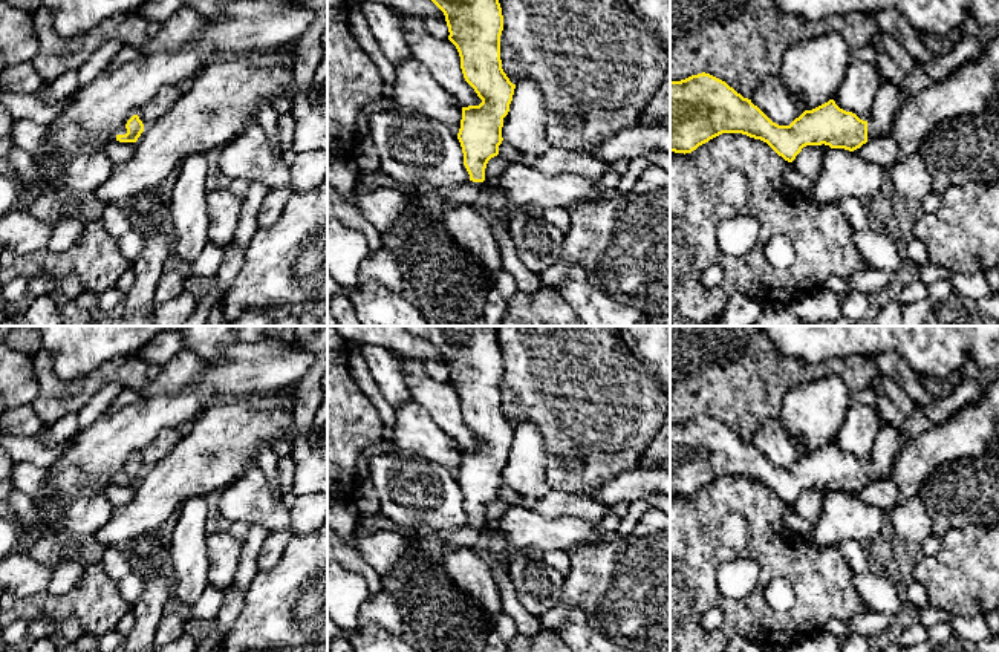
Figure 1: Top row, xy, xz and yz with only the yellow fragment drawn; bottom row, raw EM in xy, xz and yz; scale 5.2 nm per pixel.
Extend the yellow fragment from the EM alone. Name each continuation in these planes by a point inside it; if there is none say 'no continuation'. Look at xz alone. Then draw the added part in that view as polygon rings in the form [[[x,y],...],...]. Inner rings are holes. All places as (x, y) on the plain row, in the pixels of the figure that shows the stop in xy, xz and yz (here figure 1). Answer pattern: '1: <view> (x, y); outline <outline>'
1: xz (433, 547); outline [[[467,525],[462,530],[424,533],[418,556],[430,565],[444,565],[444,557],[457,549],[474,549],[482,534],[482,525]]]

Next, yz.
1: yz (889, 441); outline [[[883,424],[877,435],[875,445],[872,448],[870,461],[867,464],[867,484],[889,478],[895,459],[903,448],[903,432]]]

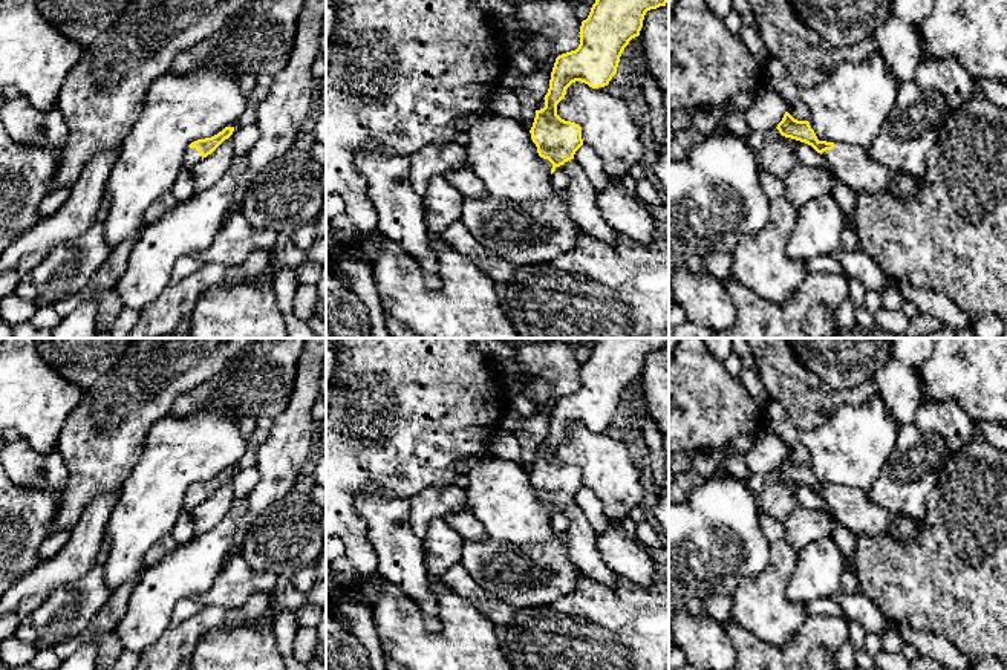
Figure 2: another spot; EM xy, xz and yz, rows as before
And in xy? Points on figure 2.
1: xy (192, 500); outline [[[187,491],[184,499],[184,511],[188,511],[190,514],[202,503],[200,496],[196,491]]]

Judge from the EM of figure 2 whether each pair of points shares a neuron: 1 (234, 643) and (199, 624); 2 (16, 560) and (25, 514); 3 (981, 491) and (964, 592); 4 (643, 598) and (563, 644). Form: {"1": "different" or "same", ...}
{"1": "different", "2": "same", "3": "same", "4": "same"}

